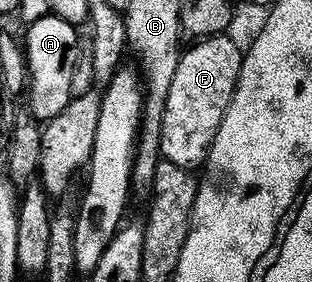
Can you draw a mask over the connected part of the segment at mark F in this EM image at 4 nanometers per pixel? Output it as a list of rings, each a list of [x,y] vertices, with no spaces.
[[[225,33],[200,38],[179,53],[160,124],[160,154],[165,161],[195,168],[201,167],[210,155],[242,67],[243,47],[238,47],[230,37],[229,33]]]

